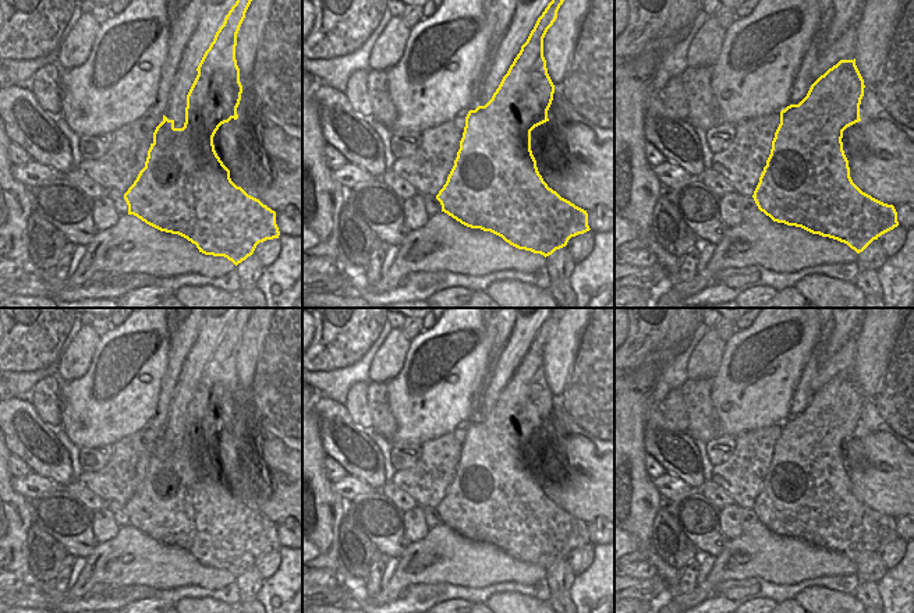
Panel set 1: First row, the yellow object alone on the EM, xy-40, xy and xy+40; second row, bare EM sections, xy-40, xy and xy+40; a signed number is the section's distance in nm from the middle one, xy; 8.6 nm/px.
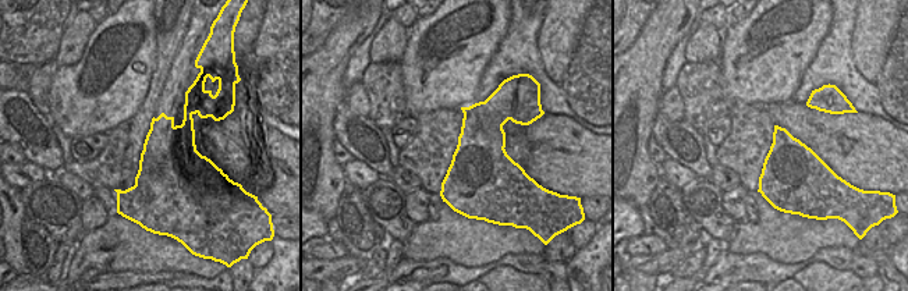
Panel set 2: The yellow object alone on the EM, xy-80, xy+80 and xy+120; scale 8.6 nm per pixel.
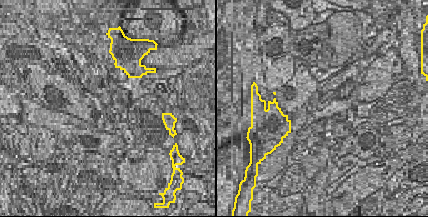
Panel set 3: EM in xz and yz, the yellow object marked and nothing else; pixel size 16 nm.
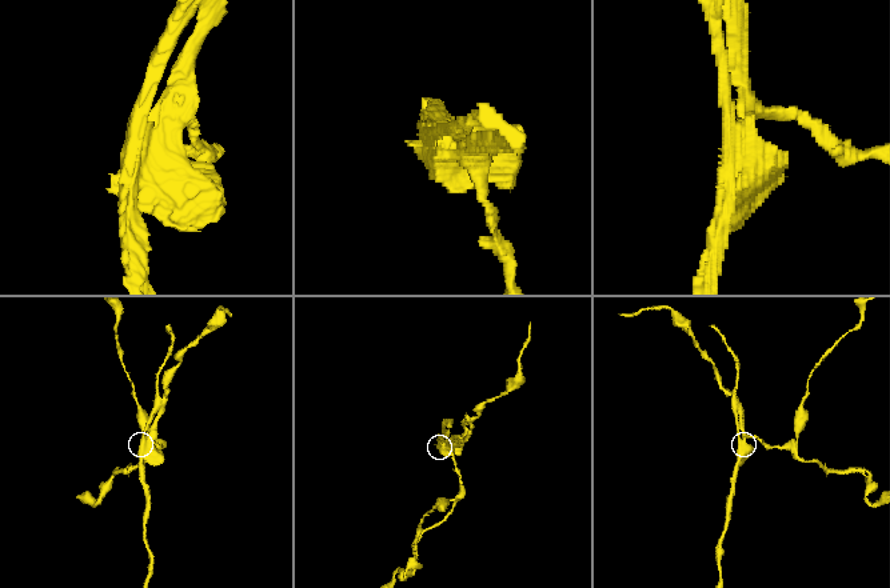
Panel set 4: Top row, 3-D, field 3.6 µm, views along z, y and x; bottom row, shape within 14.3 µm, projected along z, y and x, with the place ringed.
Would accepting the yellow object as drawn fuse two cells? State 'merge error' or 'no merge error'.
merge error

